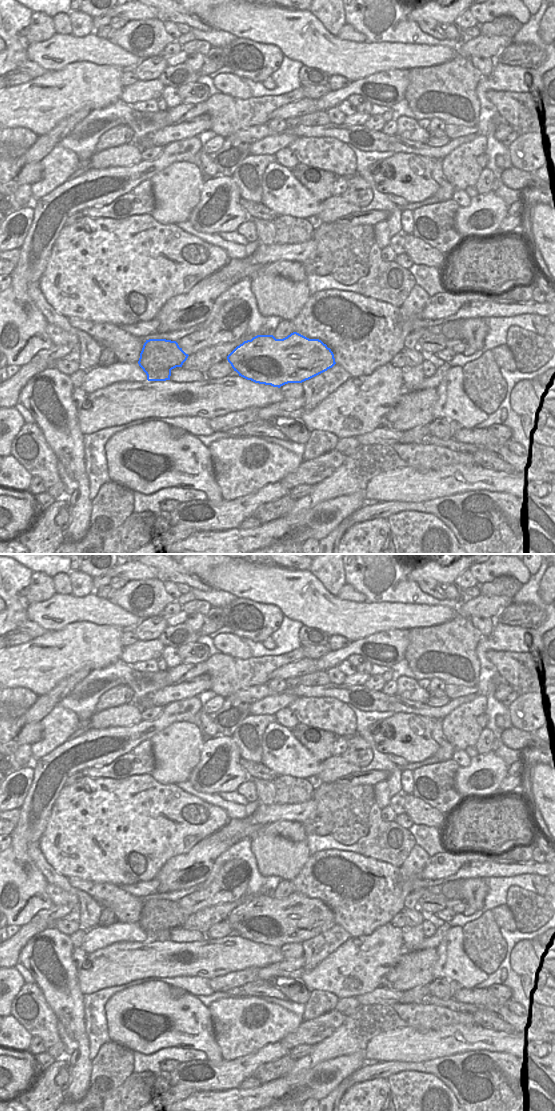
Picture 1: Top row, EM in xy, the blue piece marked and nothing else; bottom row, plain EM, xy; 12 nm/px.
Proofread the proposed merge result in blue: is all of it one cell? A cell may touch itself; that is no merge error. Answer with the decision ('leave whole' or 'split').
split

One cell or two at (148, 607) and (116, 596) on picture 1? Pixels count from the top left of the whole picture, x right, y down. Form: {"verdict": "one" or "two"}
{"verdict": "one"}

